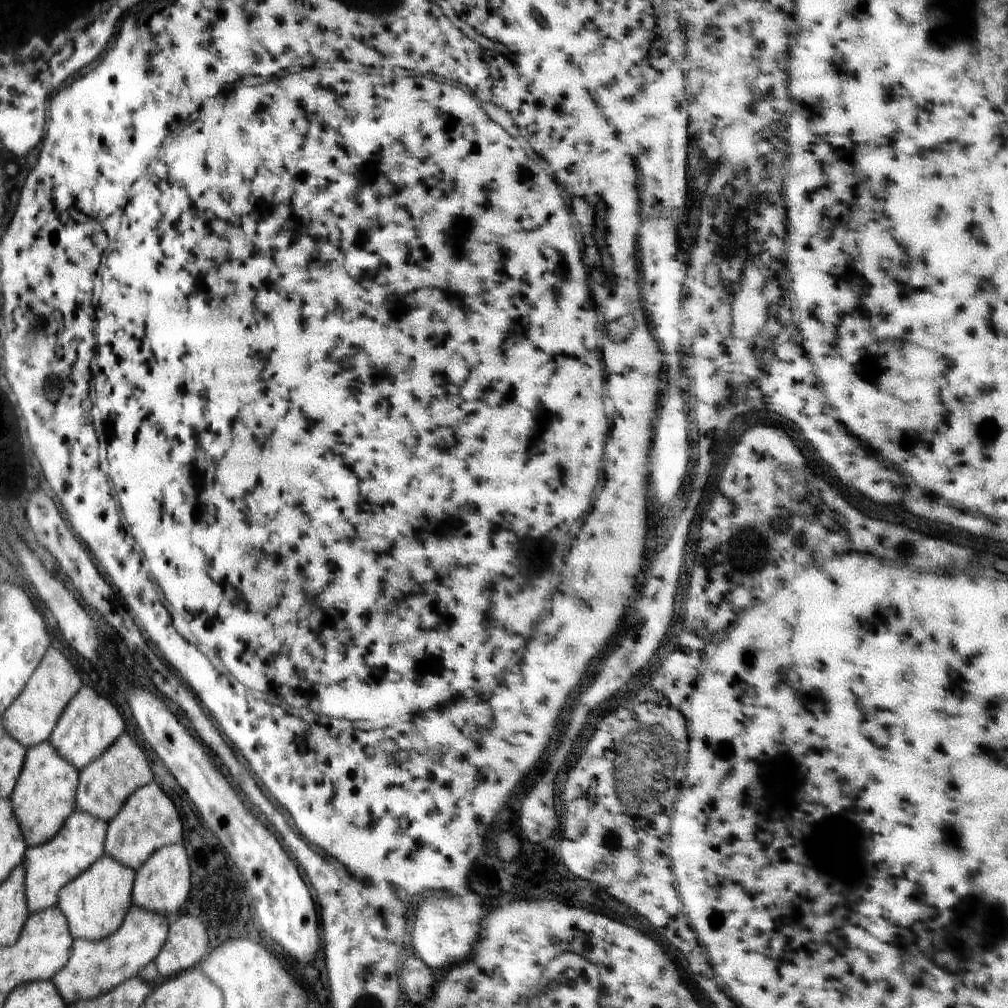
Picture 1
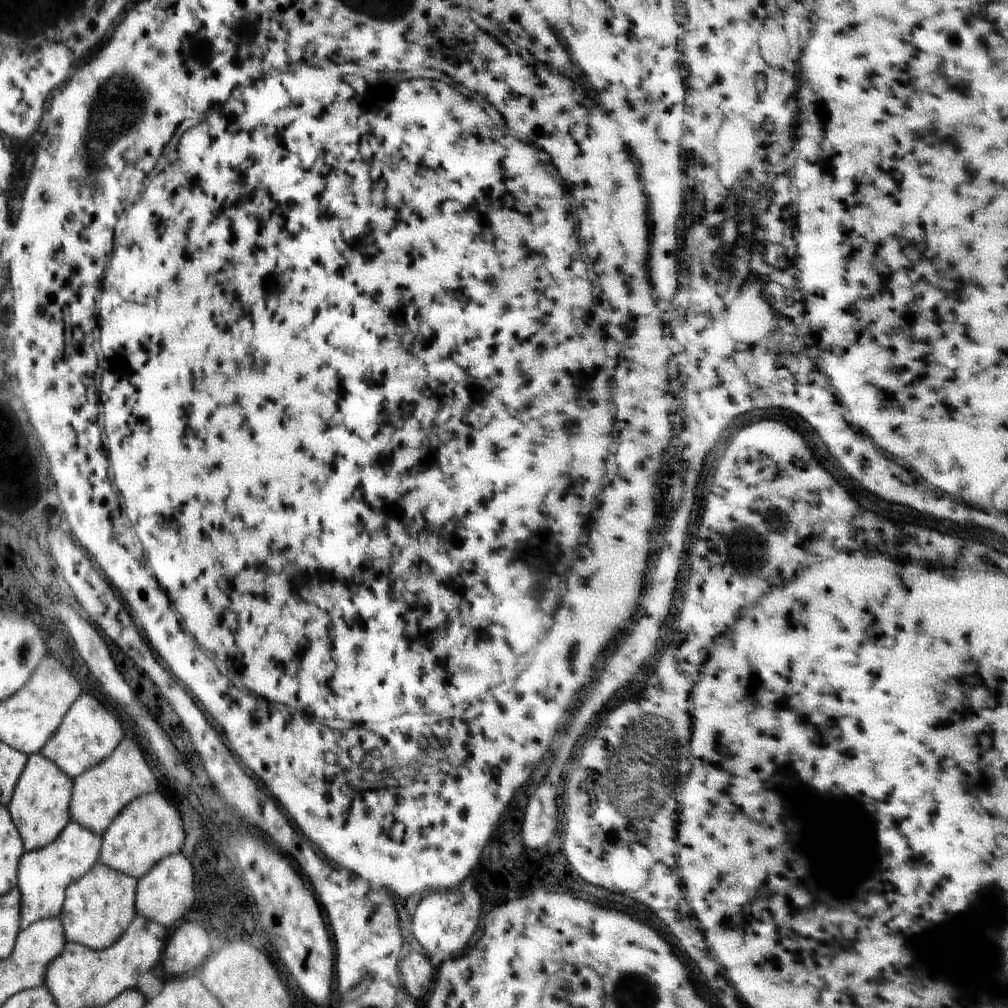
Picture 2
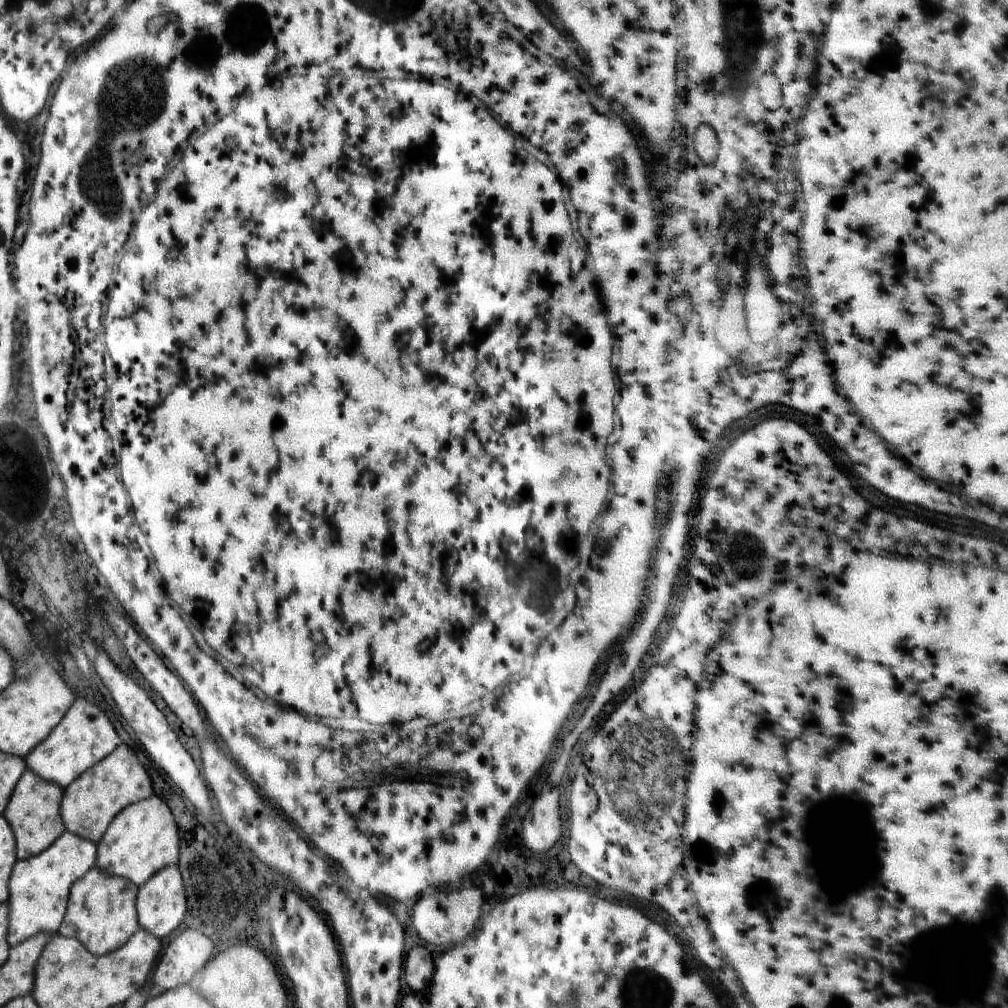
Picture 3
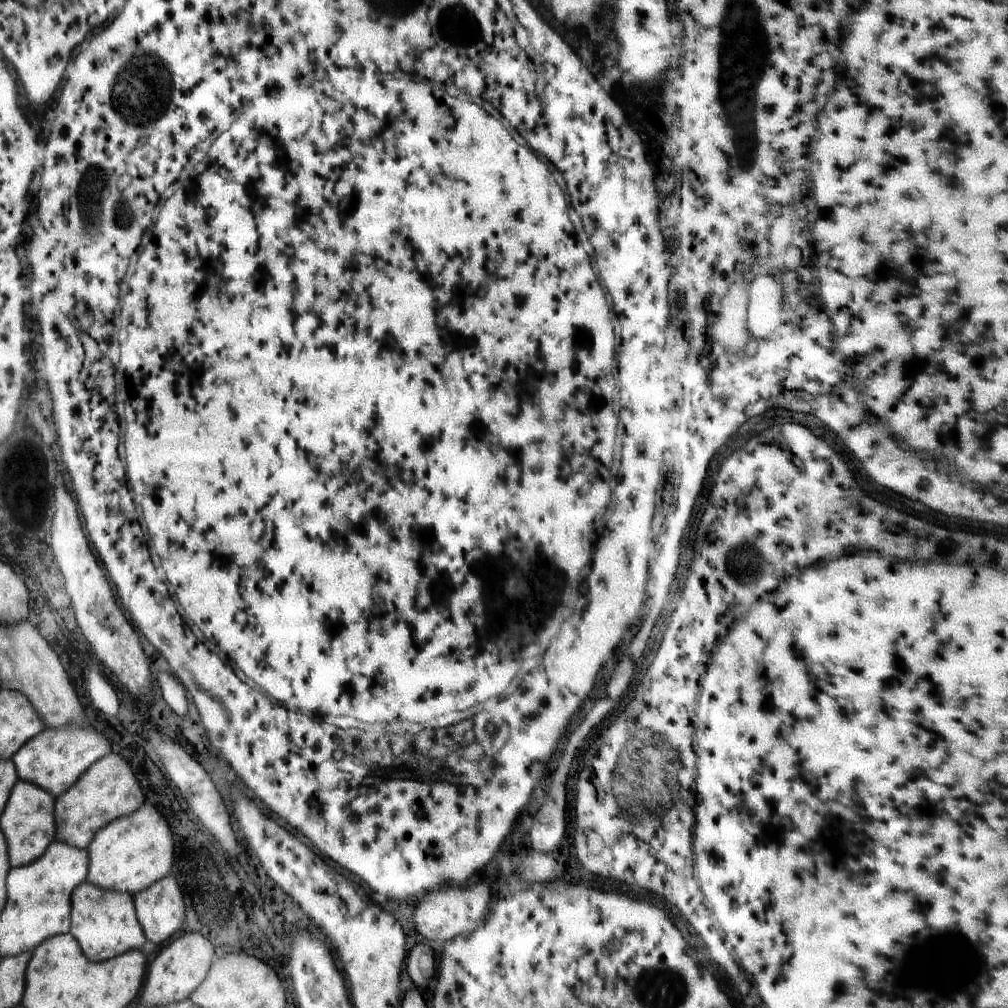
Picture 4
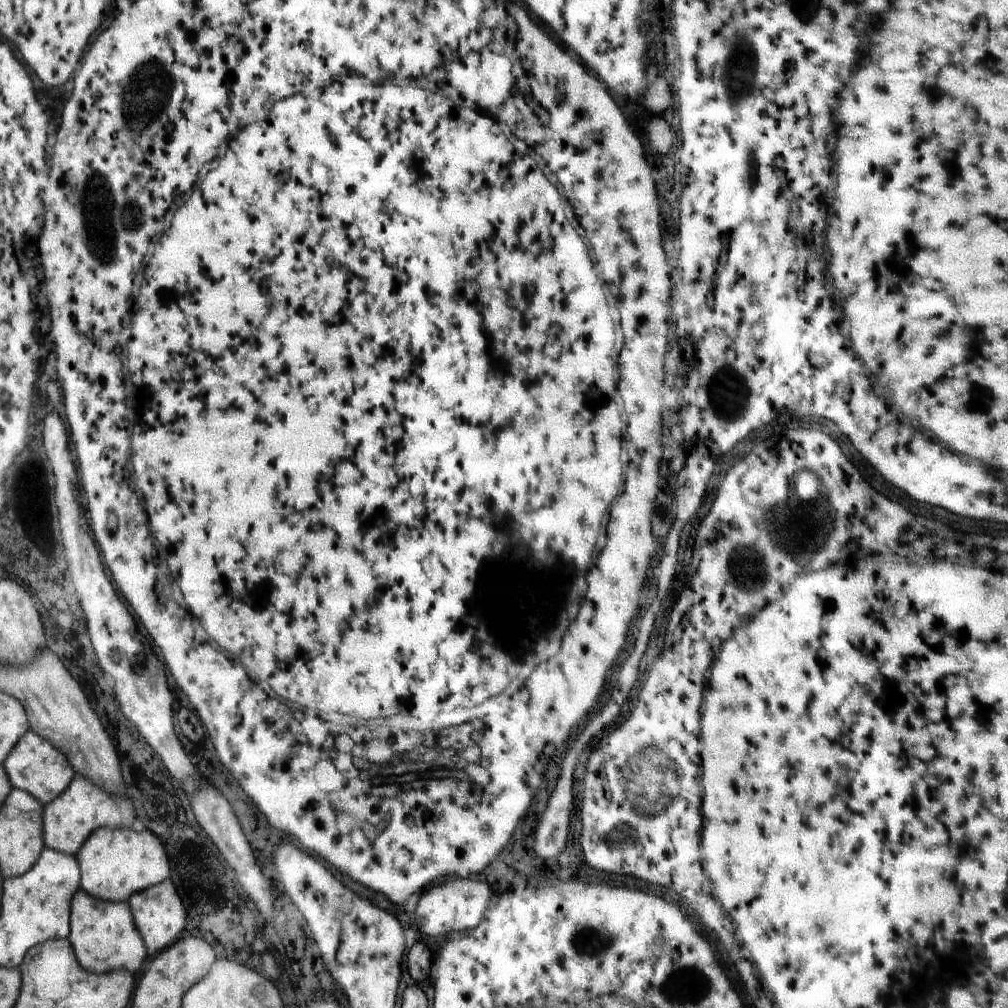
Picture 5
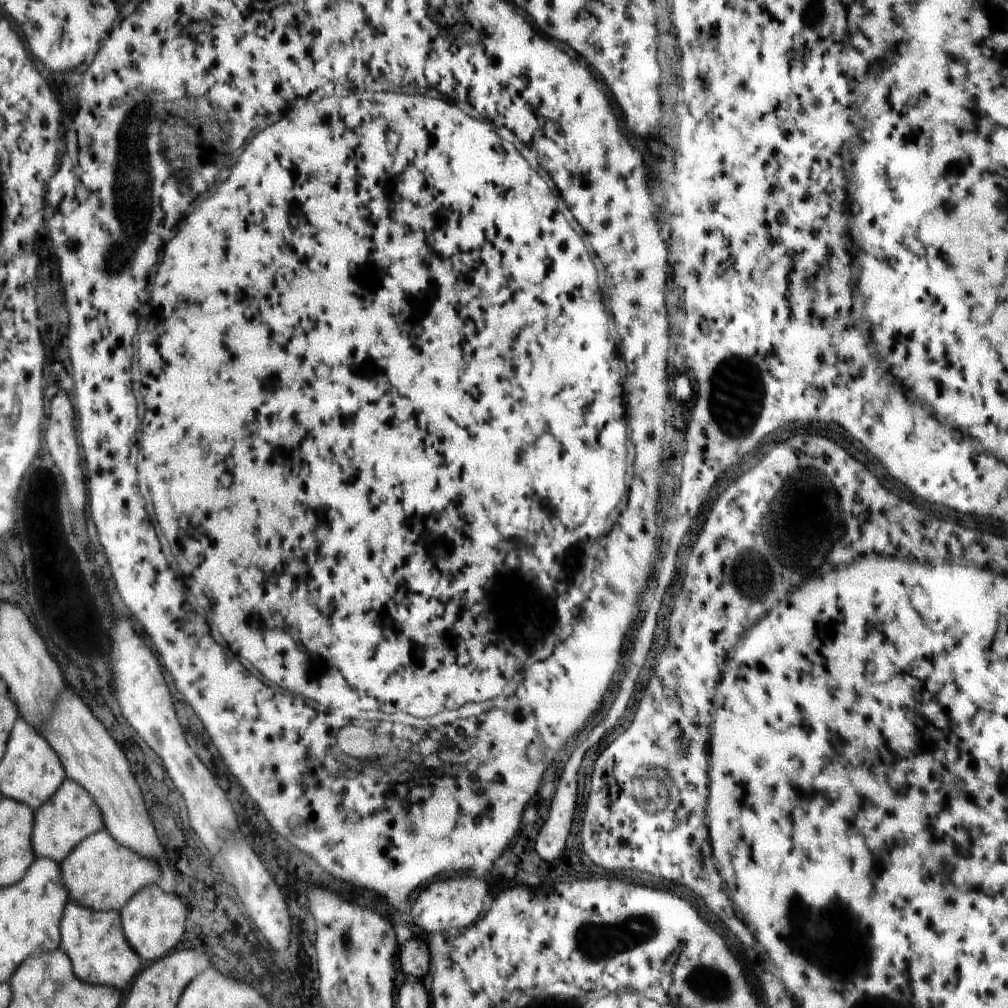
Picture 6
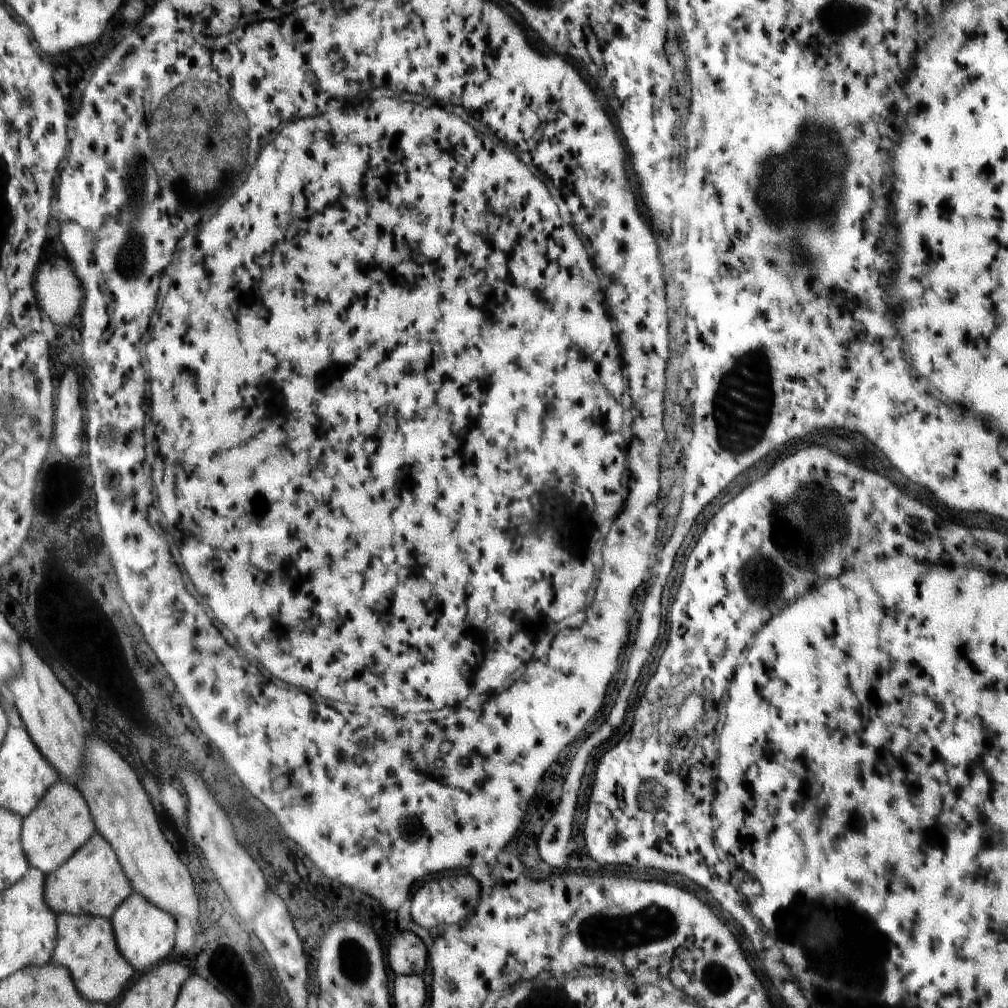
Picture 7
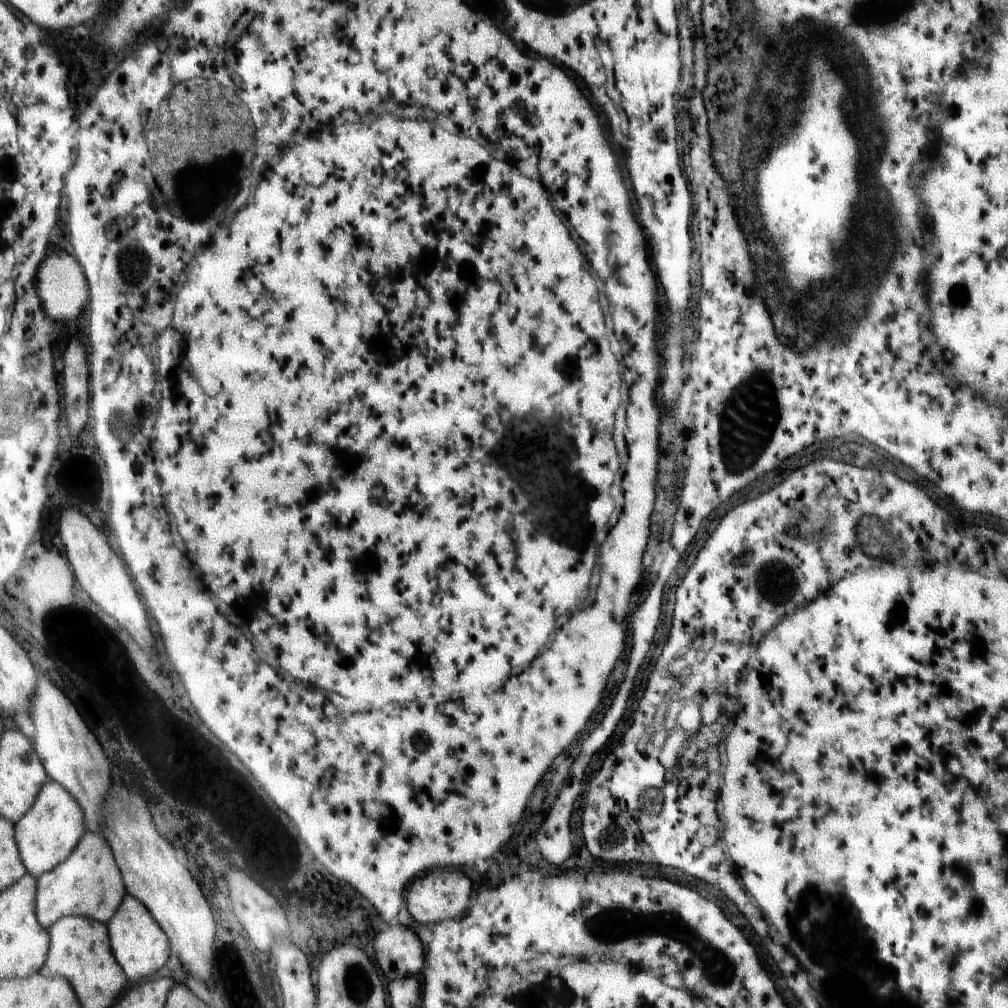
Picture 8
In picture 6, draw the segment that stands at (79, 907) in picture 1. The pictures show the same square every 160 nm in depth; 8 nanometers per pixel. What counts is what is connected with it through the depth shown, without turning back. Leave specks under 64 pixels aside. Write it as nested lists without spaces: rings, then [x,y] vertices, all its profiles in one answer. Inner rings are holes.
[[[70,901],[70,906],[65,906],[60,927],[59,948],[69,955],[69,960],[73,963],[74,974],[78,974],[82,982],[112,986],[122,992],[132,982],[136,972],[140,970],[141,955],[129,945],[124,927],[121,925],[119,911],[95,911]]]

